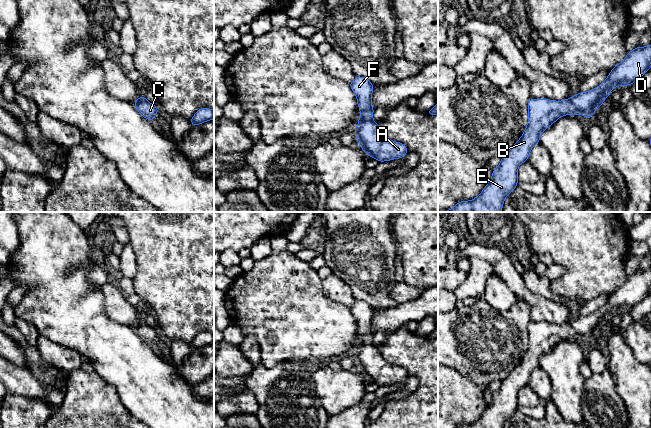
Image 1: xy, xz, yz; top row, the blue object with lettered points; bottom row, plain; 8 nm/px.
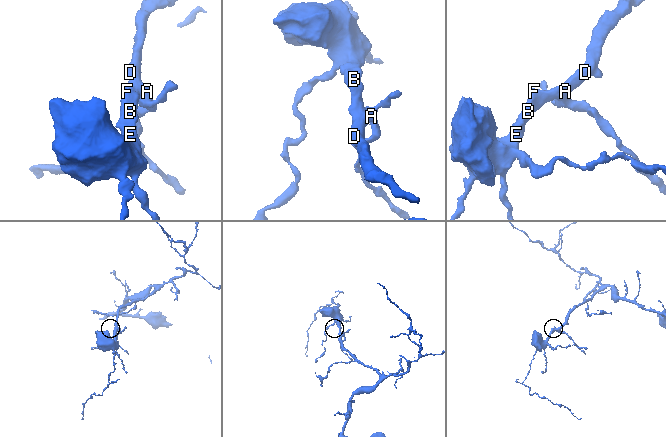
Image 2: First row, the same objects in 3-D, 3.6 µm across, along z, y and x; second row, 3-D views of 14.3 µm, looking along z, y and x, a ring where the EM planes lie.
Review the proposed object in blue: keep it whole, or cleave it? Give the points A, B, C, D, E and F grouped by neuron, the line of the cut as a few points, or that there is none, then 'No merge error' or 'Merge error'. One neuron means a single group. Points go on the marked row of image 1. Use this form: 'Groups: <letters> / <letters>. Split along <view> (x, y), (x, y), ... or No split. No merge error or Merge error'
Groups: A B C D E F. No split. No merge error

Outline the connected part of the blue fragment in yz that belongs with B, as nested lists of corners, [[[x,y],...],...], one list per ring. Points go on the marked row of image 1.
[[[651,45],[645,47],[636,47],[632,51],[627,53],[627,56],[618,65],[616,65],[609,73],[608,77],[598,87],[588,91],[580,92],[575,96],[571,96],[569,99],[562,101],[555,101],[549,99],[535,99],[530,98],[528,101],[528,123],[523,132],[521,138],[515,142],[512,148],[502,156],[500,164],[493,169],[492,178],[487,183],[483,191],[473,200],[459,201],[449,211],[438,211],[438,212],[502,212],[502,207],[505,198],[517,187],[518,183],[518,167],[520,164],[528,160],[530,150],[538,143],[540,143],[541,133],[549,128],[555,121],[565,115],[583,115],[587,119],[591,119],[594,112],[602,106],[604,100],[609,96],[610,92],[617,86],[632,85],[635,81],[645,75],[645,73],[651,67]]]

